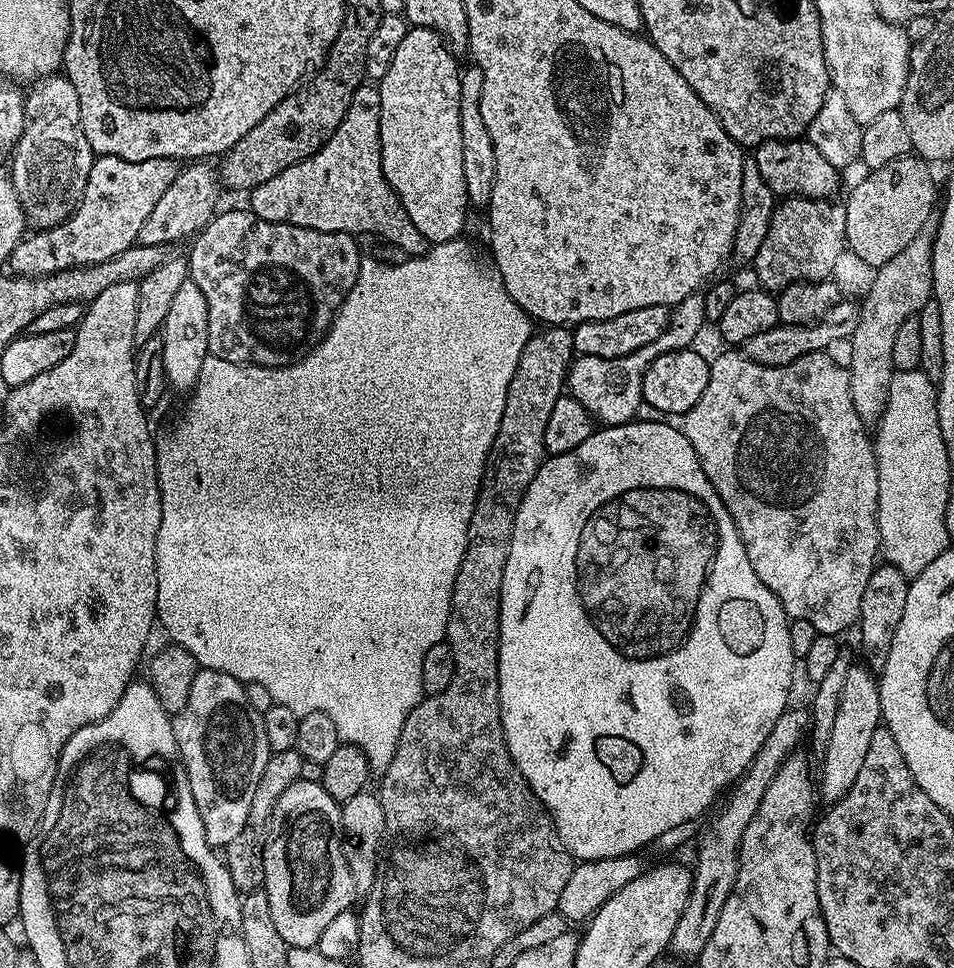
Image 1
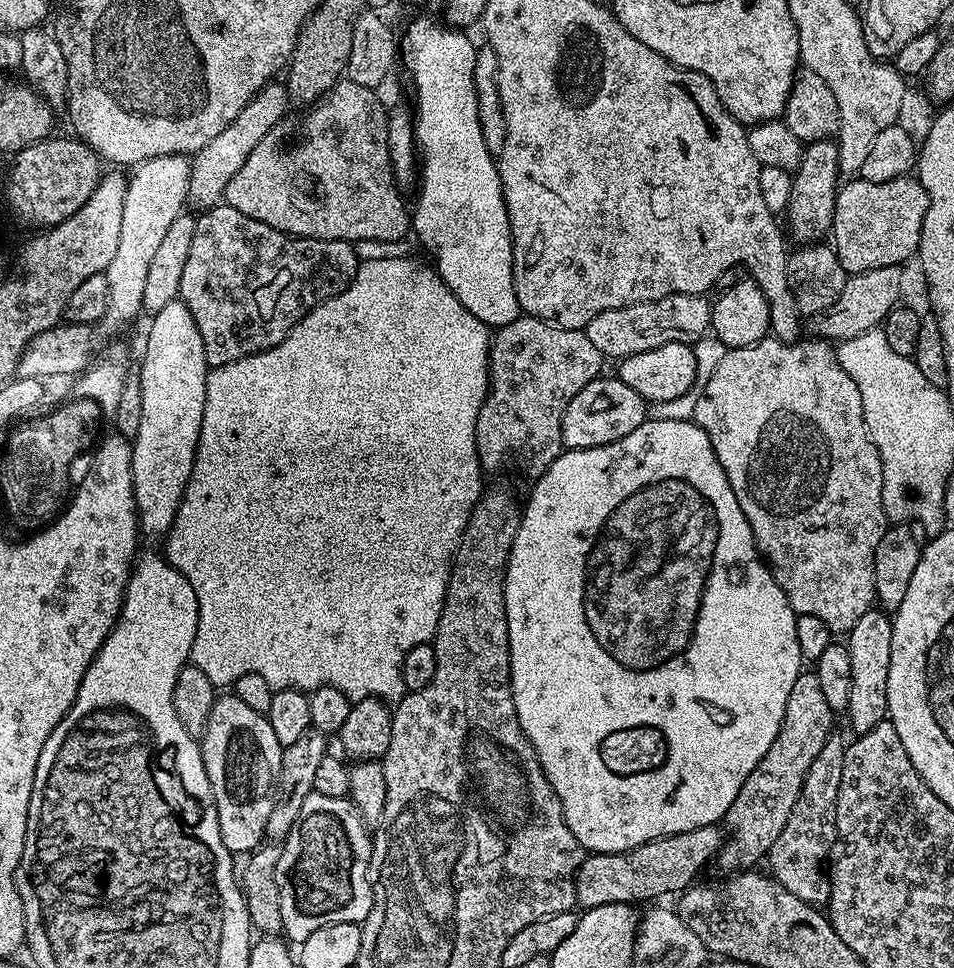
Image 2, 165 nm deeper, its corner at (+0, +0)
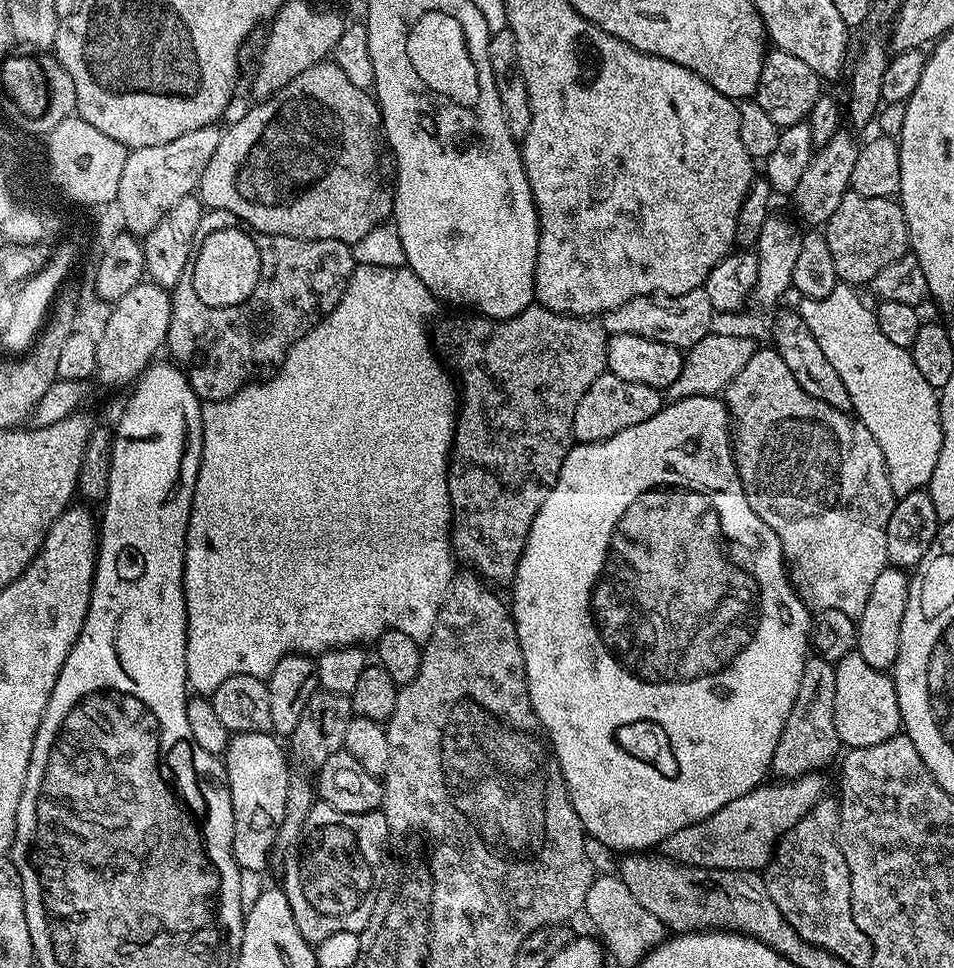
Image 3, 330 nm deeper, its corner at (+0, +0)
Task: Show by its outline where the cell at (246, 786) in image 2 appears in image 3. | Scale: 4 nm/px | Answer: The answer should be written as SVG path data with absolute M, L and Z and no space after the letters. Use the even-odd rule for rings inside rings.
M238 732L235 733L229 739L228 749L224 751L223 761L224 761L224 769L226 770L226 774L228 775L228 789L230 790L230 802L234 806L234 842L232 843L232 857L235 858L236 864L243 870L245 873L248 872L260 872L264 867L268 864L268 855L271 852L274 852L276 848L276 835L278 834L278 830L282 826L282 822L284 821L284 815L286 814L286 790L288 789L288 777L290 775L290 769L288 769L288 760L289 757L286 755L284 757L284 752L280 749L281 741L277 739L275 735L266 733L266 732Z

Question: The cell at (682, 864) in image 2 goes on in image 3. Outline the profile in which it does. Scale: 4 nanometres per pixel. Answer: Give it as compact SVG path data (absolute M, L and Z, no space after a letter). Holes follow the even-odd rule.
M811 772L793 780L775 782L776 784L765 782L754 791L742 794L742 798L734 798L734 802L726 802L726 806L722 806L722 810L714 810L710 818L696 819L690 826L682 826L682 830L670 834L670 838L666 838L663 842L663 855L686 866L760 872L768 867L772 854L776 851L776 844L784 837L786 830L790 830L790 826L794 826L819 800L824 799L829 788L822 777L820 772Z

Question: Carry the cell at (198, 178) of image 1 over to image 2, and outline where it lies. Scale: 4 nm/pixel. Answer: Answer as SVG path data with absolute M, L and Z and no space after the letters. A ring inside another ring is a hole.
M276 83L265 84L264 89L255 98L246 102L246 106L242 106L242 114L238 114L238 118L234 118L234 122L230 122L230 126L226 126L222 134L206 142L206 146L202 146L202 150L198 150L191 157L192 169L188 190L191 207L193 205L196 210L207 210L221 203L226 186L230 186L230 178L234 178L234 174L242 170L246 158L250 158L250 150L254 150L254 146L258 146L262 138L266 138L266 134L274 125L285 119L287 112L284 111L290 108L288 89L283 83Z

